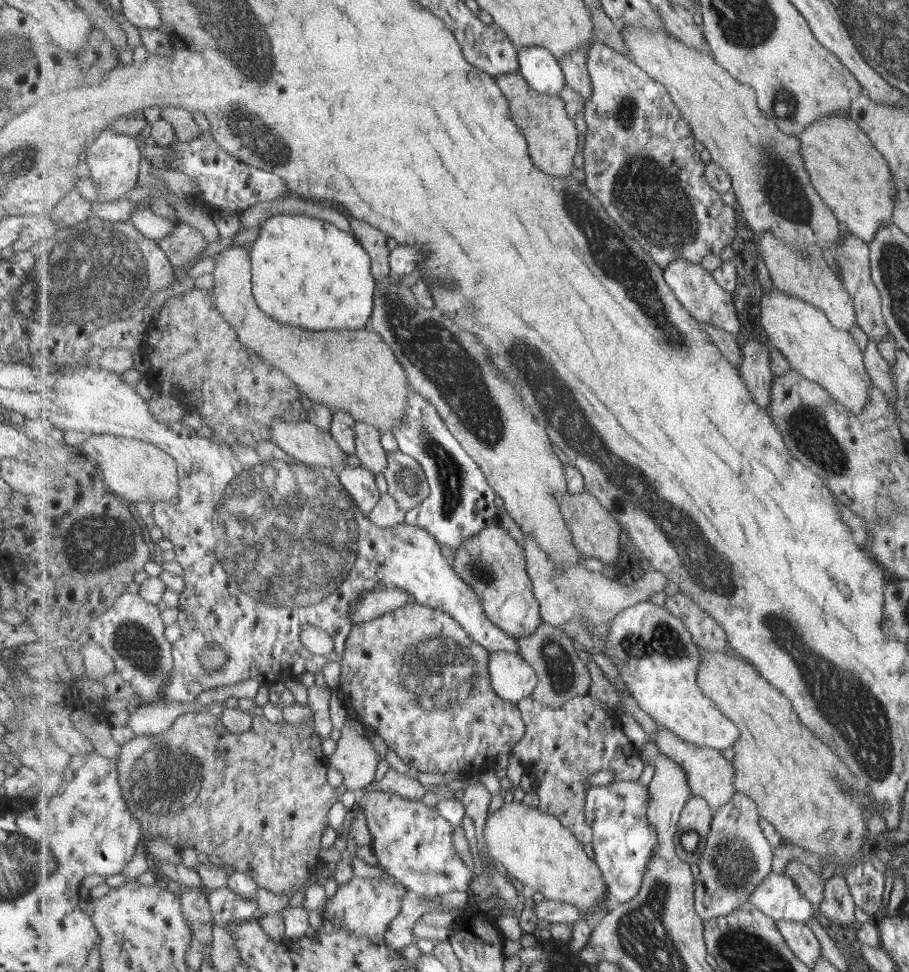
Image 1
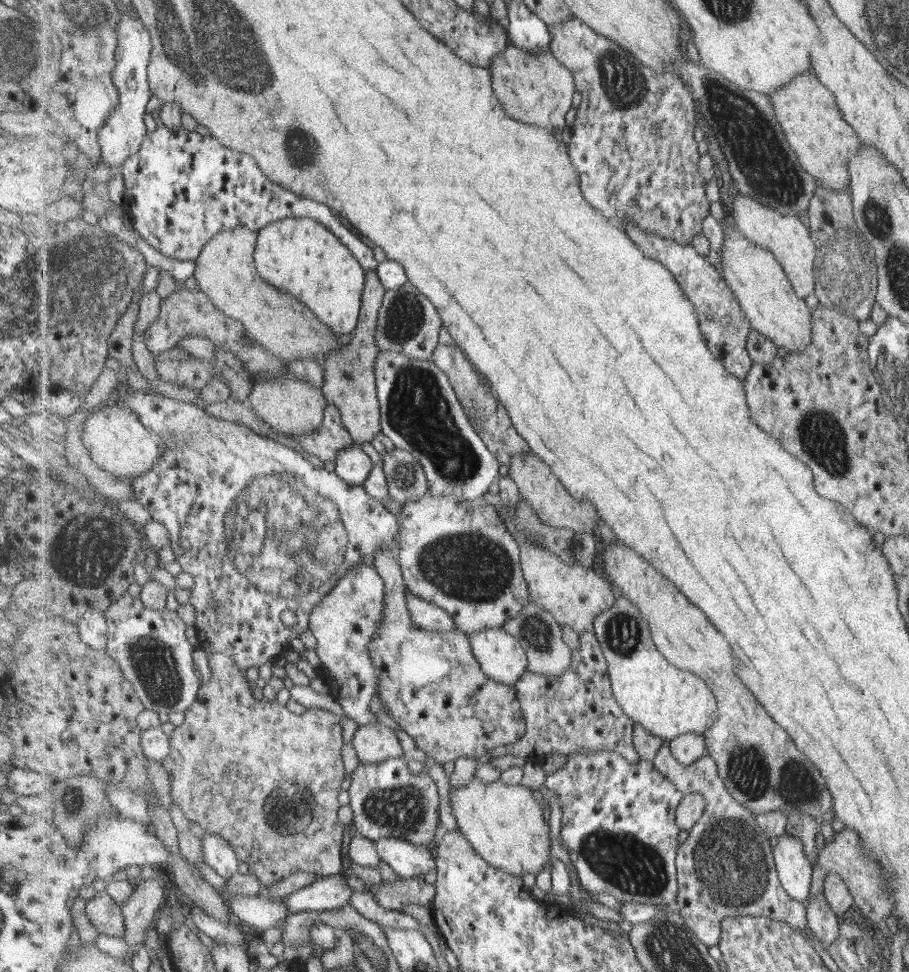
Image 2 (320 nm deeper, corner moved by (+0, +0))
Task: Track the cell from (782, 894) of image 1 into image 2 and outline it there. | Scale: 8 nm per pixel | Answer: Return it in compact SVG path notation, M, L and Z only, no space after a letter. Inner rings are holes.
M785 833L774 847L774 858L785 892L791 898L807 904L811 894L813 864L807 860L803 841L796 836Z

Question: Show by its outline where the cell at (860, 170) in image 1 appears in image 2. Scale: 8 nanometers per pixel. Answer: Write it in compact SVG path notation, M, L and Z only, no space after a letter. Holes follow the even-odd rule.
M803 72L791 80L791 84L785 84L777 92L774 92L770 99L773 108L779 116L783 130L787 132L787 138L791 140L791 146L797 153L801 165L811 173L816 180L823 183L830 189L849 189L850 188L850 158L857 156L862 140L858 132L846 121L842 110L838 107L838 100L835 93L824 85L815 72Z

